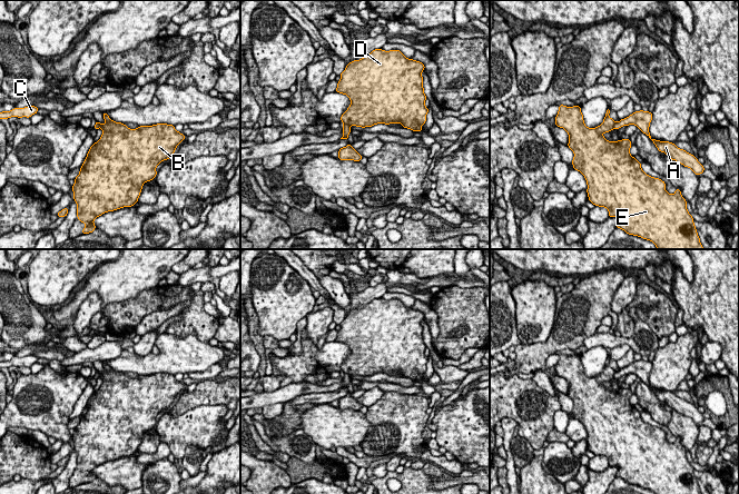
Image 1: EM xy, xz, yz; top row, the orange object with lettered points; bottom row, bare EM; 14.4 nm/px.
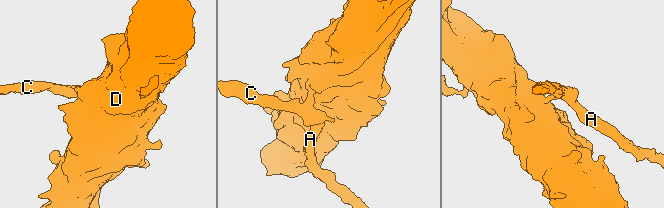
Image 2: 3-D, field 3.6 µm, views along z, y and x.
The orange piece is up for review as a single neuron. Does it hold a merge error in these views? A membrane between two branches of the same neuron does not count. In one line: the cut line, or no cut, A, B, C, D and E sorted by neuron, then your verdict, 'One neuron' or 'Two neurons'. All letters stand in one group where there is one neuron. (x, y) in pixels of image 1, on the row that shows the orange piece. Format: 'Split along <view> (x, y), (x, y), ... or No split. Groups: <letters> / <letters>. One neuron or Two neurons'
Split along yz (616, 122), (613, 128). Groups: A C / B D E. Two neurons

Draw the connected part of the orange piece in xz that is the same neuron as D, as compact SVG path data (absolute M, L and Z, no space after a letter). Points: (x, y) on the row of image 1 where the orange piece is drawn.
M375 49L359 60L349 62L339 75L335 92L346 95L351 105L341 116L344 125L373 127L377 124L401 124L413 131L422 131L428 108L423 88L425 66L421 61L407 59L400 50Z

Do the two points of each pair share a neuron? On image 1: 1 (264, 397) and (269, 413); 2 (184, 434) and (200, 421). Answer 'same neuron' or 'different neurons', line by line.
1: different neurons
2: same neuron

